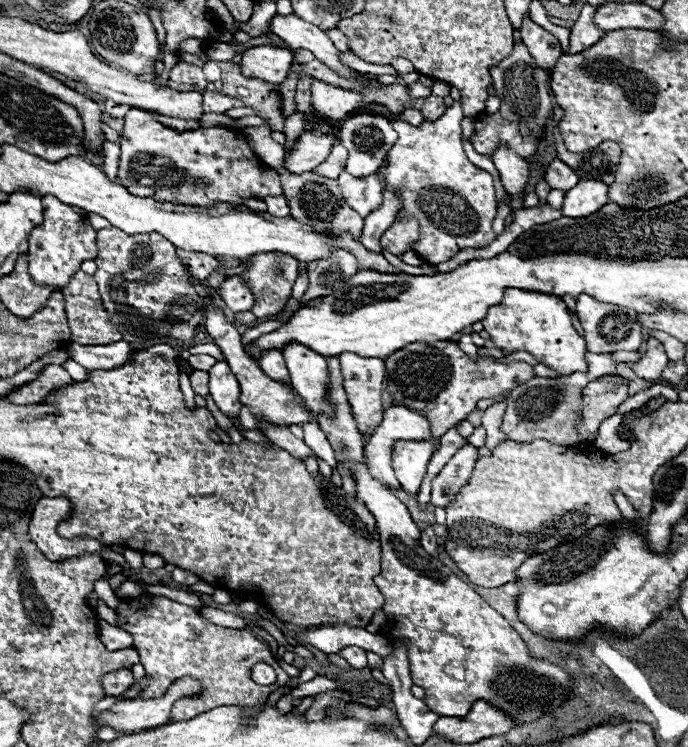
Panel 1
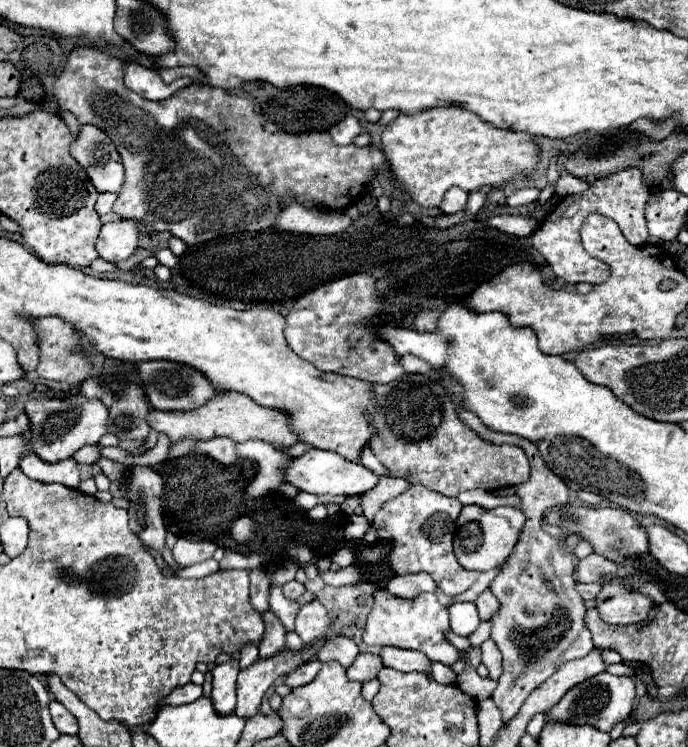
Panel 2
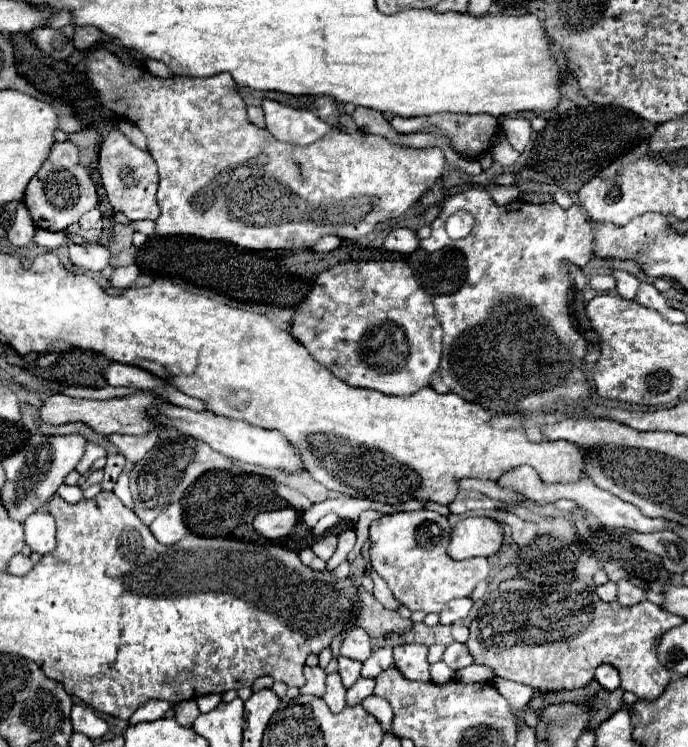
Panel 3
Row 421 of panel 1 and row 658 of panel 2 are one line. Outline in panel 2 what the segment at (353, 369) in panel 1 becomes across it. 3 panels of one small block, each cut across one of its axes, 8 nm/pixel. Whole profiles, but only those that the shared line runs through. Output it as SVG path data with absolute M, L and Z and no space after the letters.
M358 654L354 664L346 672L348 672L350 680L366 682L366 680L376 678L382 666L384 664L382 664L382 658L378 654Z

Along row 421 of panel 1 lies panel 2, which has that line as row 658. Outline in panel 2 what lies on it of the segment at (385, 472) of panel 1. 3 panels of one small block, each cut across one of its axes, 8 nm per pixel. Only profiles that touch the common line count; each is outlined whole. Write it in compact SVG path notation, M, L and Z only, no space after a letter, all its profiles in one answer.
M382 648L380 652L382 660L384 660L384 666L392 666L396 670L402 670L402 672L424 672L424 674L430 674L430 662L426 660L426 656L422 652L416 652L416 650L400 650L400 648Z

